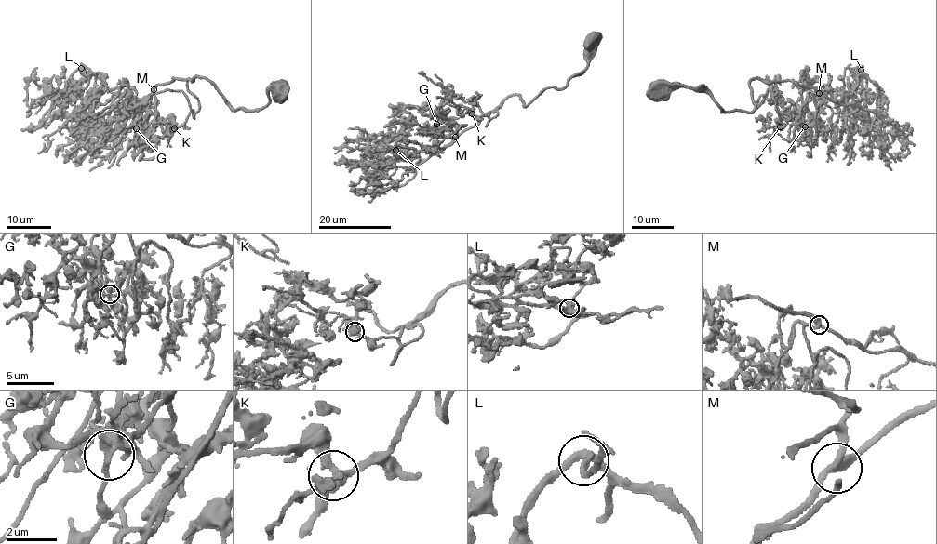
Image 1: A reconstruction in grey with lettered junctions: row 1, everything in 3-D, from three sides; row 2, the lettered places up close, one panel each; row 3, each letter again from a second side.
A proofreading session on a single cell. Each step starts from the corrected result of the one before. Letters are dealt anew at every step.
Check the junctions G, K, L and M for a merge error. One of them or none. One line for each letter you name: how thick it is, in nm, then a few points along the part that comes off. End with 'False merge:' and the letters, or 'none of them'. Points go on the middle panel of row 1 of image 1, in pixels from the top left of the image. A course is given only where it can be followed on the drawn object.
False merge: none of them

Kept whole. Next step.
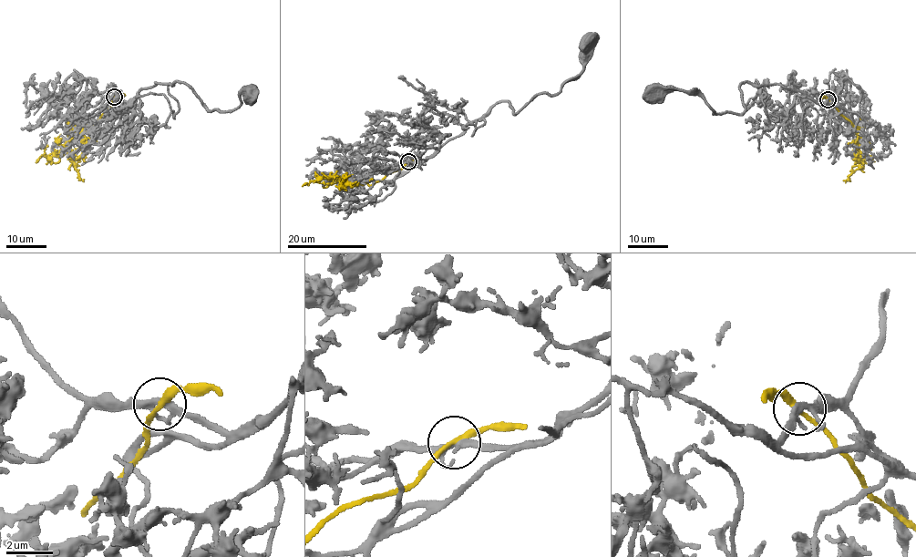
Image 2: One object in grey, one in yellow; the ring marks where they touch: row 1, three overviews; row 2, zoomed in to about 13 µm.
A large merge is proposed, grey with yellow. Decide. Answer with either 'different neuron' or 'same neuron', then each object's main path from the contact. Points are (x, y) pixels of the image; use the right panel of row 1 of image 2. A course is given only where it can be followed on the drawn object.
different neuron | grey via (828, 98), (823, 104), (781, 84), (745, 82), (739, 88), (744, 111), (713, 114), (700, 96), (653, 89) | yellow via (828, 98), (858, 128), (856, 139), (859, 153), (864, 158), (869, 155), (875, 161)

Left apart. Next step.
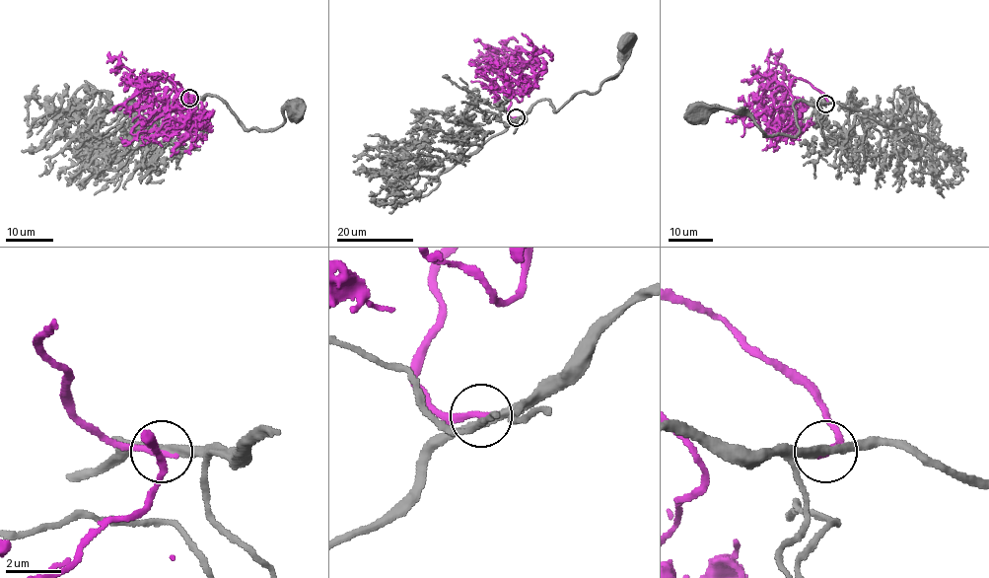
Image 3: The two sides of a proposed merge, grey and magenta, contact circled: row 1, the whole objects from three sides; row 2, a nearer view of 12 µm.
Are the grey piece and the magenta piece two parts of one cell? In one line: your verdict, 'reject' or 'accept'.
accept

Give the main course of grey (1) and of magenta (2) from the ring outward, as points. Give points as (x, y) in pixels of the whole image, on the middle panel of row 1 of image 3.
1: (517, 117), (542, 100), (556, 111), (577, 93), (599, 90), (619, 71), (621, 46), (627, 41)
2: (517, 117), (510, 117), (507, 112), (511, 97), (518, 86), (493, 60), (502, 71), (492, 85), (471, 82)

